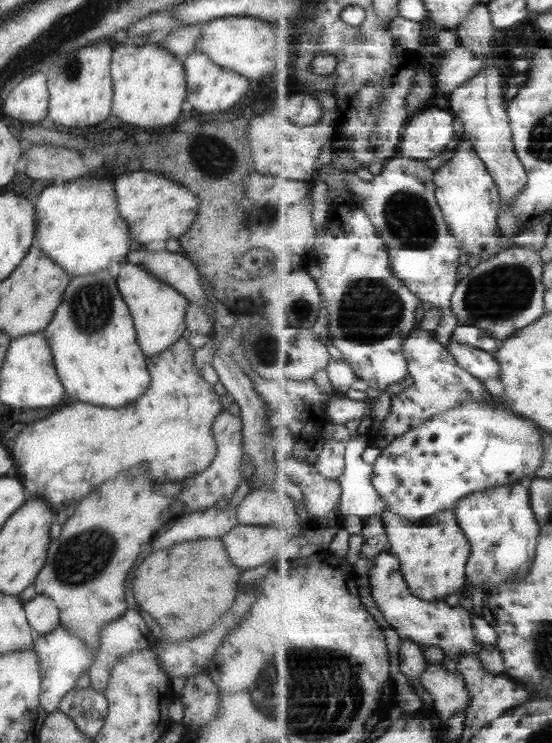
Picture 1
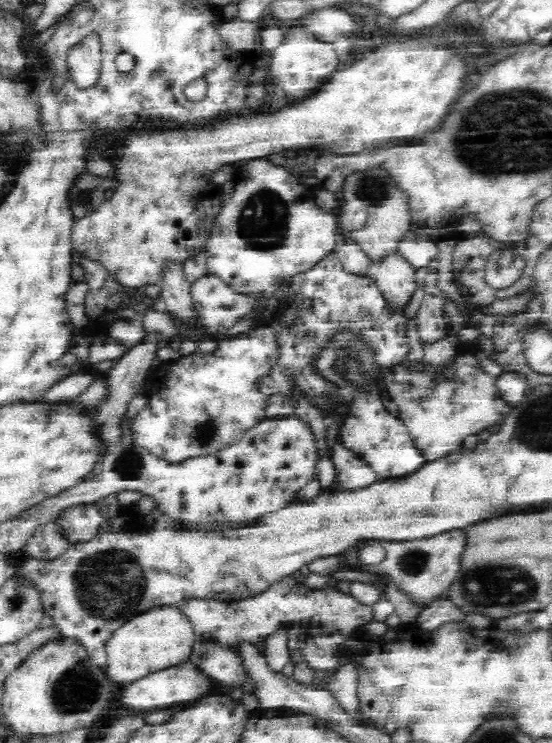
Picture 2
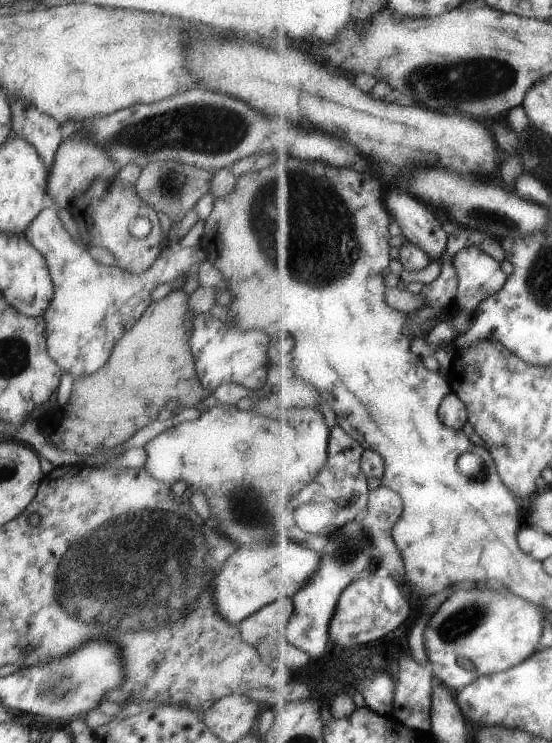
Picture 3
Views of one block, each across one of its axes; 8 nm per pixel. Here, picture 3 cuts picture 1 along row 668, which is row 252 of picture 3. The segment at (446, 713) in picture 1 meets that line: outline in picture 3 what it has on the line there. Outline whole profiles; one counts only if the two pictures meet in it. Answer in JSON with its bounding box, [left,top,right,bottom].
[386,186,450,262]

